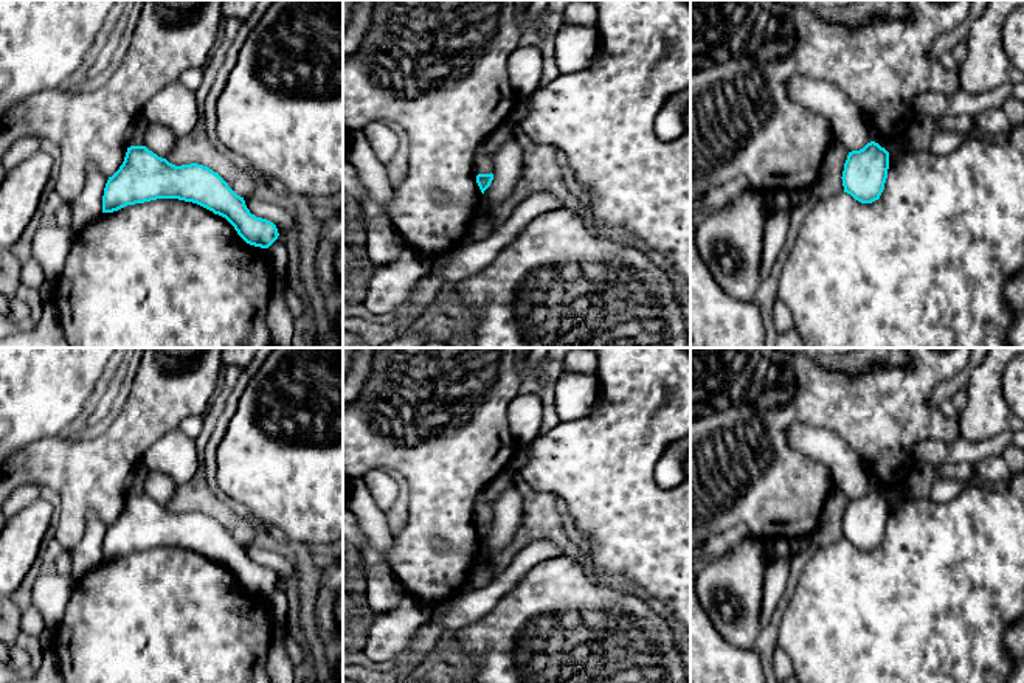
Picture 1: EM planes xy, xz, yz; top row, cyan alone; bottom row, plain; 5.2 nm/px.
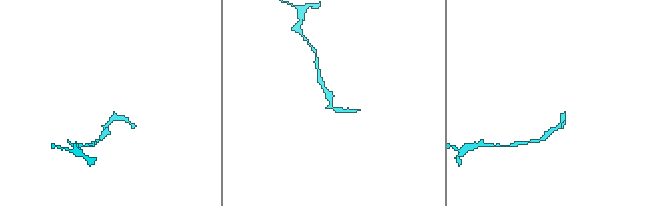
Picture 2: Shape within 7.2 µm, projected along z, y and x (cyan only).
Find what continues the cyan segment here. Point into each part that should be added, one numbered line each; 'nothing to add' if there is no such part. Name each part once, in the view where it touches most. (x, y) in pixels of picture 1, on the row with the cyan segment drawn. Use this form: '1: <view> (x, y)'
nothing to add

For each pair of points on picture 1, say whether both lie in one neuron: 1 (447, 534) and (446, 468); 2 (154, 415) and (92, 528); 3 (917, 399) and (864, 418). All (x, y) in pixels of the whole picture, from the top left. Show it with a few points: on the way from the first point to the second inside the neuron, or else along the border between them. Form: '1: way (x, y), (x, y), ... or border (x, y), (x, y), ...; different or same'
1: way (446, 517), (446, 485); same
2: border (107, 523), (89, 513), (86, 531), (75, 545); different
3: way (905, 399), (900, 399), (885, 412), (877, 412); same

